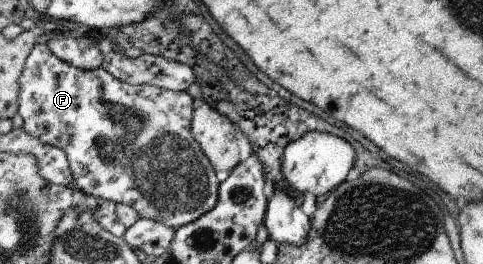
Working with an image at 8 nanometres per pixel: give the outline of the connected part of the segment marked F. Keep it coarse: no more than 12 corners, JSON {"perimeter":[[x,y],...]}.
{"perimeter":[[45,44],[23,130],[84,195],[178,229],[220,199],[192,94]]}

